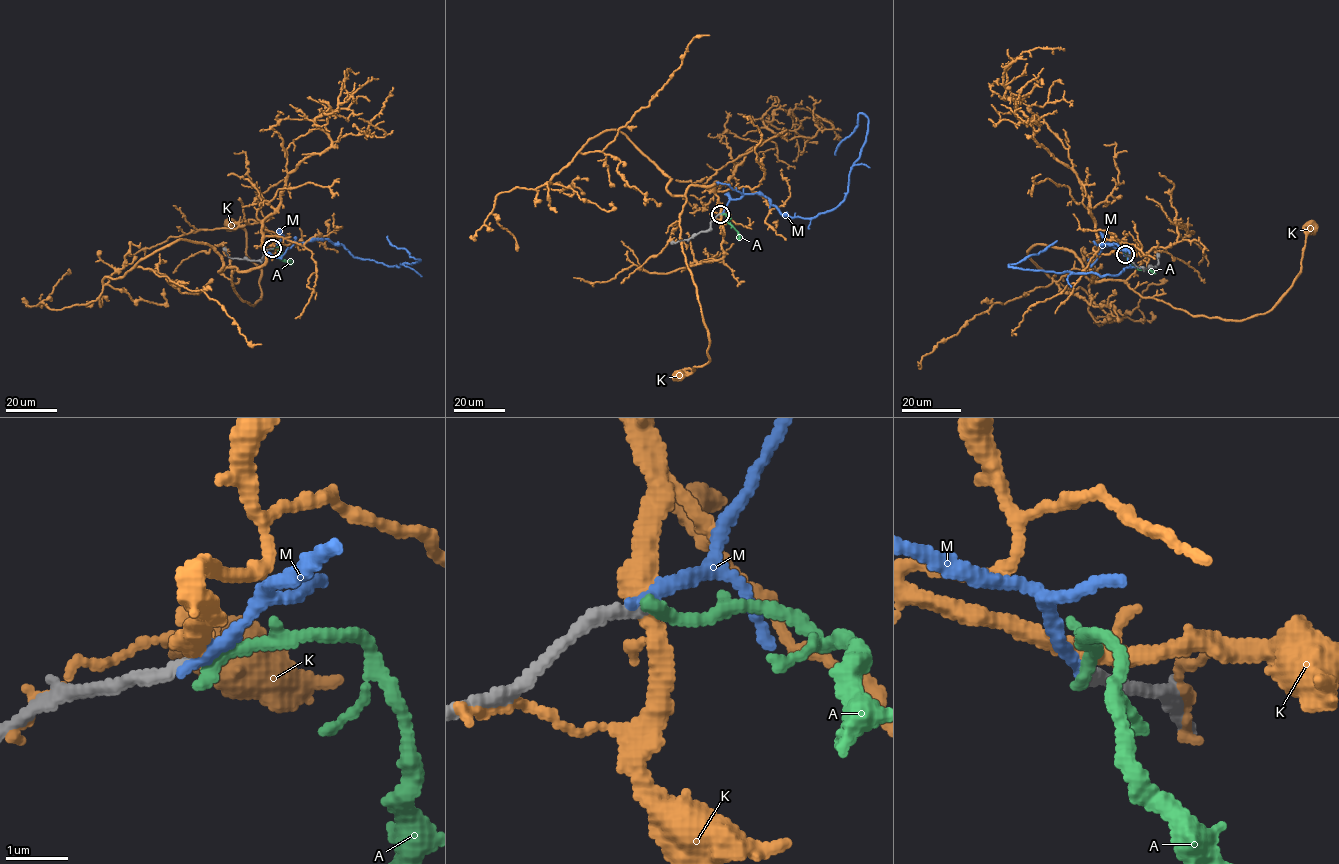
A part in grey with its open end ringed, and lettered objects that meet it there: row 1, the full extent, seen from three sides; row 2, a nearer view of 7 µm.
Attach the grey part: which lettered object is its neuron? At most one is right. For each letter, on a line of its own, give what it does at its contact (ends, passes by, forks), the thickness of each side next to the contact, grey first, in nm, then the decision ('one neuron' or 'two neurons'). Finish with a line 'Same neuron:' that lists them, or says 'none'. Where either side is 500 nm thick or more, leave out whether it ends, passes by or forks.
A: it ends there; 190 nm thick on the grey side, 240 nm on the other; two neurons
K: it forks there; 200 nm thick on the grey side, 260 nm on the other; two neurons
M: it ends there; 220 nm thick on the grey side, 170 nm on the other; one neuron
Same neuron: M

